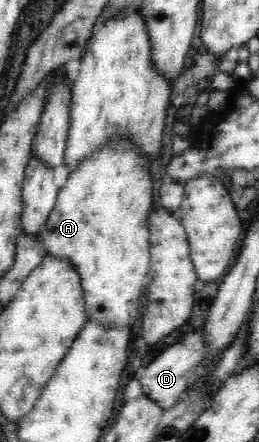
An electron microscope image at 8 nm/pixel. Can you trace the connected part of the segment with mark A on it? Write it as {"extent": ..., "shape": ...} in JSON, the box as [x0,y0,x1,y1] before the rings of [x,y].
{"extent":[38,139,153,330],"shape":[[[120,139],[111,143],[108,148],[102,148],[94,156],[84,159],[67,178],[65,185],[59,188],[54,208],[48,214],[38,238],[46,255],[68,261],[78,273],[86,320],[110,329],[126,327],[131,330],[132,324],[138,320],[140,296],[150,268],[147,218],[153,207],[152,180],[146,159],[132,141]]]}

